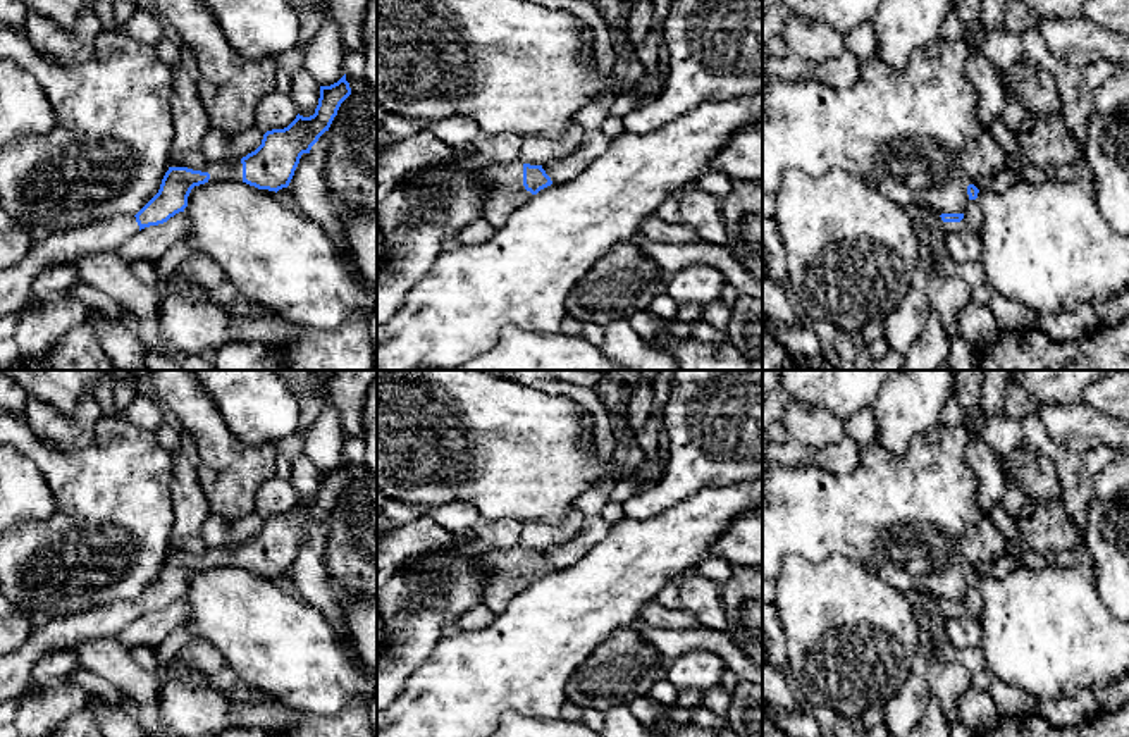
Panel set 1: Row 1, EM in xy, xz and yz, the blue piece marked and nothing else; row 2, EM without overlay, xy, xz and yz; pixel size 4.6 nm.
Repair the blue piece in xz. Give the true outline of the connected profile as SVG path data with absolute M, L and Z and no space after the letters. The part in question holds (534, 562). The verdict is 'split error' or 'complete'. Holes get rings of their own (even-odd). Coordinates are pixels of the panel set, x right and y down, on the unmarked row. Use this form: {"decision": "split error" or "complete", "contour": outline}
{"decision": "split error", "contour": "M521 546L490 549L475 554L475 560L484 573L484 604L494 615L501 615L520 591L552 570L542 551L530 551Z"}

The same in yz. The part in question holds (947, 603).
{"decision": "split error", "contour": "M969 570L967 572L969 591L967 591L966 598L940 601L940 610L941 610L941 615L945 616L945 620L962 618L962 616L972 616L972 618L979 616L979 613L983 610L983 603L981 603L978 587L976 587L978 579L979 579L979 575L974 570Z"}

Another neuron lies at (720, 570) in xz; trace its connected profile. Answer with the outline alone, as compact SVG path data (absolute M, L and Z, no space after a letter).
M711 554L695 568L694 573L707 577L723 585L731 577L733 567L726 560Z

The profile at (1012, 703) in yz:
M991 677L986 692L993 699L1000 715L1005 718L1022 720L1040 715L1036 697L998 678Z

